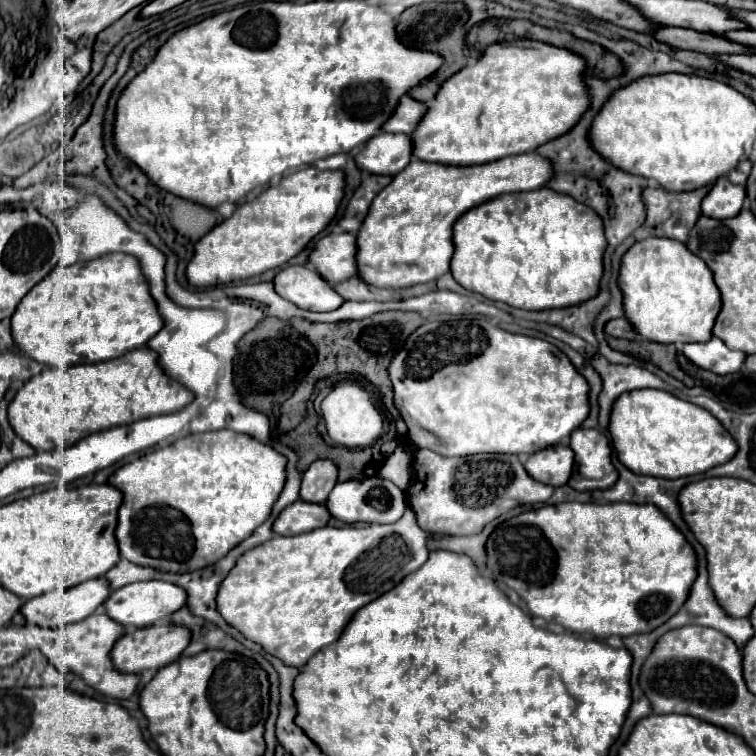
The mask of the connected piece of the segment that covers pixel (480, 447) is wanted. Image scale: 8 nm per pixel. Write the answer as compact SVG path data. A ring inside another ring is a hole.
M483 317L425 321L415 329L391 365L393 403L409 427L409 439L445 457L473 453L535 453L569 437L589 415L589 385L555 345L503 331Z

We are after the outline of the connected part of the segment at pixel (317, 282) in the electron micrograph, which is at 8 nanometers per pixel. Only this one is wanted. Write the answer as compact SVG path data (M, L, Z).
M303 265L283 267L273 277L273 285L285 301L307 311L331 311L343 303L327 281Z

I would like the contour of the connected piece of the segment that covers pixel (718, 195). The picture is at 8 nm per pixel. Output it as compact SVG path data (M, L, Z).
M719 177L707 197L701 201L701 213L707 217L733 217L741 211L745 199L745 187L731 183L727 177Z

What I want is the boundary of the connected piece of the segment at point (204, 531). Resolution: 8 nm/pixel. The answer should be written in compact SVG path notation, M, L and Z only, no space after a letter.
M221 429L177 439L109 477L107 483L123 493L115 529L119 553L135 565L171 573L213 565L269 517L283 481L285 457L249 435Z

